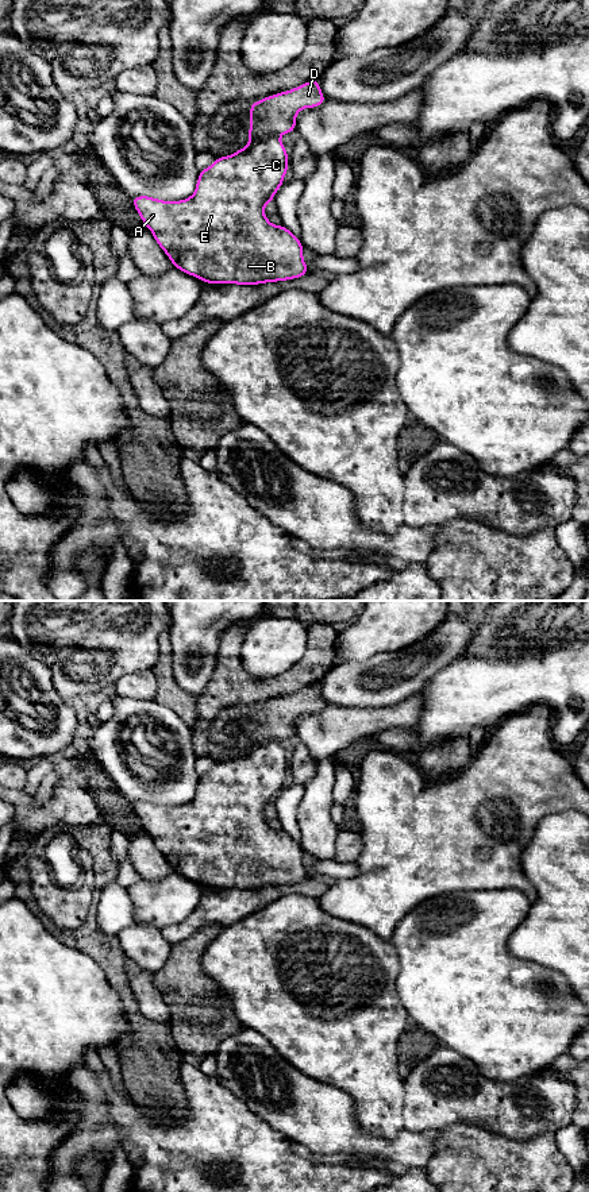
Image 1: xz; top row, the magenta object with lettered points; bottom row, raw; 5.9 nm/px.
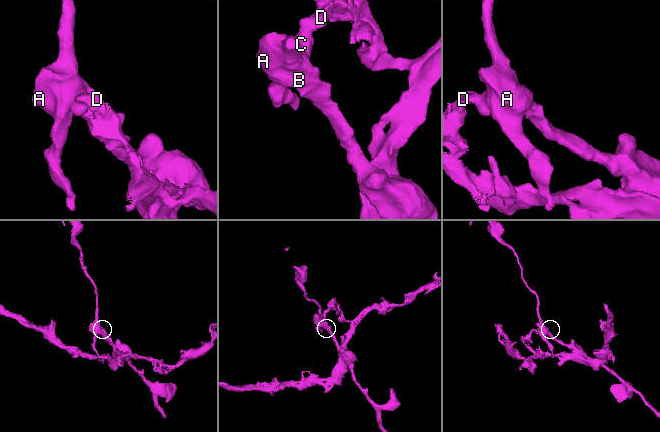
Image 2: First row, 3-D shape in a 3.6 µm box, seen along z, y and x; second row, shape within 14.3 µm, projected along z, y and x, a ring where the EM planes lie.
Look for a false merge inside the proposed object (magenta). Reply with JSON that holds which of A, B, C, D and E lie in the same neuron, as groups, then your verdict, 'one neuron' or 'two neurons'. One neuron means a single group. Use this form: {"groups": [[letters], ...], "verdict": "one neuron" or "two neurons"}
{"groups": [["A", "B", "C", "E"], ["D"]], "verdict": "two neurons"}

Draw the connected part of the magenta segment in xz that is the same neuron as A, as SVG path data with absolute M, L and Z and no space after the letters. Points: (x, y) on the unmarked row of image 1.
M277 740L250 742L246 752L200 775L196 795L188 803L163 806L136 801L131 805L173 871L204 888L261 890L300 883L308 877L304 850L286 832L272 829L263 817L284 788L288 761Z

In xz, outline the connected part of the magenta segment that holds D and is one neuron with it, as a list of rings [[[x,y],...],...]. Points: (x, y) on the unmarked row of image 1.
[[[317,683],[290,695],[261,703],[250,710],[249,741],[259,744],[269,740],[290,738],[296,734],[296,720],[304,713],[316,713],[326,703]]]

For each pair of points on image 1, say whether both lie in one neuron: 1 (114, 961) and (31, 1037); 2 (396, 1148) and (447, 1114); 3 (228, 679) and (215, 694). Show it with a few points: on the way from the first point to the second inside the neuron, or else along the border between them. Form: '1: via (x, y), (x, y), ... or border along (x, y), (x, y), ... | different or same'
1: border along (80, 951), (97, 964), (107, 983), (120, 999) | different
2: border along (420, 1131), (401, 1130), (389, 1140) | different
3: via (226, 683), (219, 690) | same

